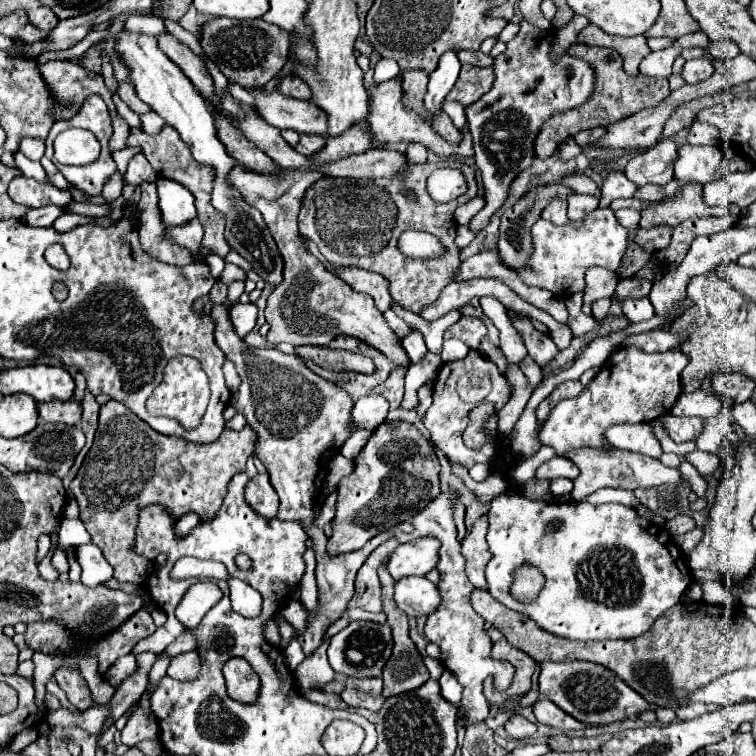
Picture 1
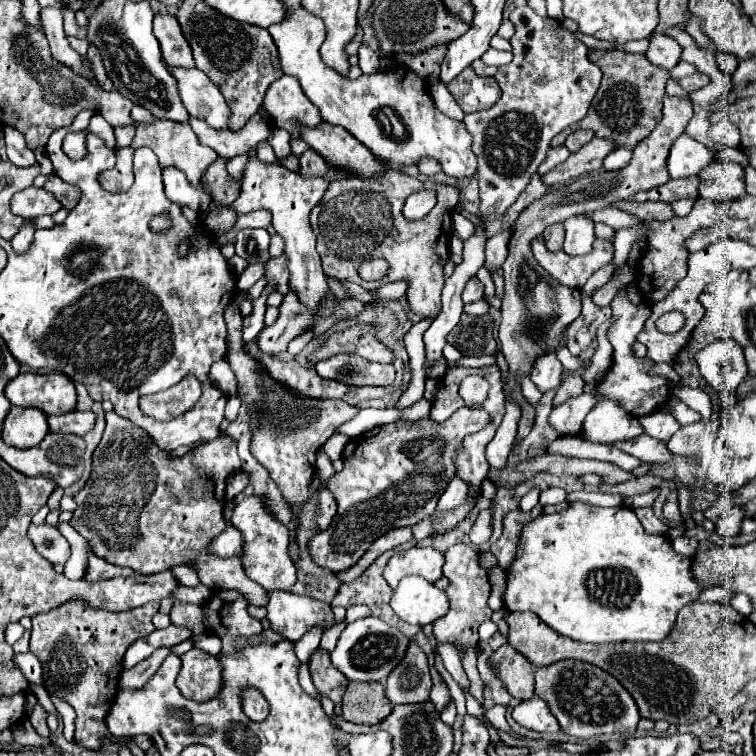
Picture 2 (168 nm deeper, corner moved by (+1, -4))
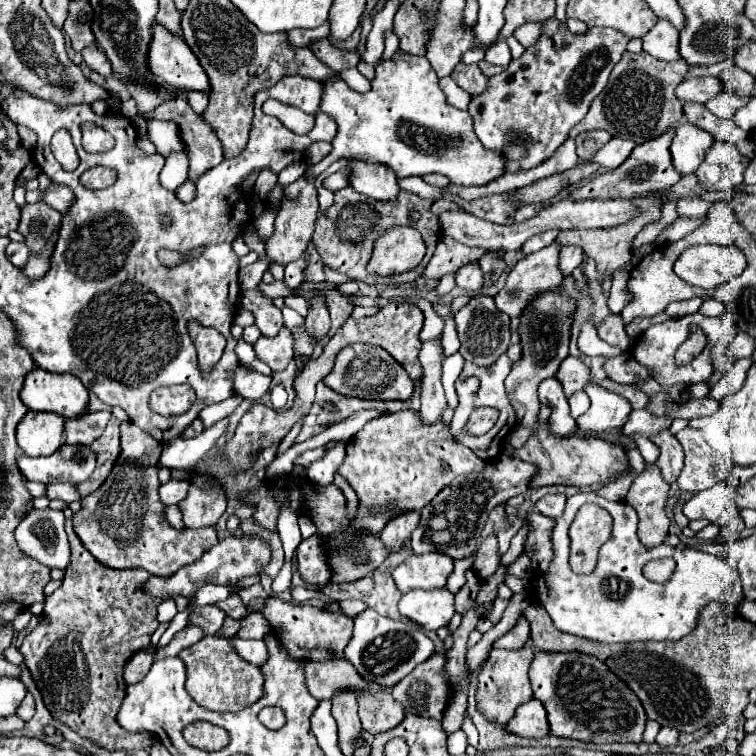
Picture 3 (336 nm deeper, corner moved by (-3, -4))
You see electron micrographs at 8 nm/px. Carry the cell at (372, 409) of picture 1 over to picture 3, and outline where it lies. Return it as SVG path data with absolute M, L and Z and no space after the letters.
M338 442L324 454L324 458L320 458L308 466L308 478L318 486L332 484L334 474L340 468L342 460L344 460L344 444Z

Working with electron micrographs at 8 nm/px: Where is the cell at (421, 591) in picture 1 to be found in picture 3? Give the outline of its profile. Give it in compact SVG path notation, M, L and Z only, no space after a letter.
M414 588L400 600L400 614L420 624L424 630L438 630L454 616L454 594L446 588Z

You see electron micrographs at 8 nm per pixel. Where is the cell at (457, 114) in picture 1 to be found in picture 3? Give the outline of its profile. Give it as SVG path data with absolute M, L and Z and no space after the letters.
M450 76L440 80L440 88L442 88L442 92L446 94L446 102L448 102L450 106L454 106L454 108L458 108L458 110L466 110L466 108L468 108L468 104L470 104L472 98L468 98L468 92L464 92L462 88L458 88L458 86L450 80Z

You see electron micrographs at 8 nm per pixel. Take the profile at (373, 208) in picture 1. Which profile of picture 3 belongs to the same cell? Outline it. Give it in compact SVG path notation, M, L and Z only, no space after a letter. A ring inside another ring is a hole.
M342 188L338 192L334 192L334 204L318 214L316 218L316 228L314 228L314 234L312 234L312 242L324 262L326 268L332 268L352 280L360 280L360 282L366 282L366 284L386 284L386 286L400 286L404 282L412 282L414 280L414 274L416 272L404 272L404 274L396 274L396 276L390 276L390 278L378 278L378 276L372 276L366 272L366 264L372 256L372 248L374 248L374 240L378 240L388 228L392 226L412 226L416 228L422 238L424 238L424 244L426 244L426 256L422 260L422 264L428 264L428 260L432 258L434 250L436 250L436 244L442 236L440 232L440 222L438 222L438 216L432 214L432 204L434 200L424 200L416 194L410 194L410 192L404 192L400 190L400 194L394 198L394 200L372 200L368 196L362 196L360 192L356 192L354 188ZM410 210L418 210L420 212L420 220L410 220L408 218L408 212Z

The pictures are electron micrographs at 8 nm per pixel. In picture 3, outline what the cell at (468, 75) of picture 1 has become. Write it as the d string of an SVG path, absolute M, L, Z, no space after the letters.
M458 64L454 70L452 70L452 80L462 88L466 90L472 98L478 98L486 86L488 86L488 78L480 72L478 66L464 66L464 64Z

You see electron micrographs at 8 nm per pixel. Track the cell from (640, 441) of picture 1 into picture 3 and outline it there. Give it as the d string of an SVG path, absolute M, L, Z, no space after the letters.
M588 384L584 392L590 398L590 408L580 420L576 420L578 428L584 432L604 432L604 430L614 430L614 428L624 428L630 414L632 414L632 404L624 396L610 392L602 388L600 384Z

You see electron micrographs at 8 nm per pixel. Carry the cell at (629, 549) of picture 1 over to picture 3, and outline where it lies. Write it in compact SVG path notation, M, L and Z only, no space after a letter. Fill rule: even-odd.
M594 490L578 492L578 494L568 498L564 514L554 518L554 528L552 528L552 536L550 536L554 556L550 560L550 566L548 566L548 570L544 570L542 574L534 575L530 580L532 600L546 608L546 612L550 614L550 618L558 630L574 634L574 636L588 638L588 640L606 642L606 644L610 644L610 642L636 642L636 640L644 640L644 642L646 640L680 640L682 636L692 632L692 628L696 626L696 616L704 604L708 604L712 600L732 604L732 606L738 604L738 600L742 598L742 584L740 584L740 576L738 576L736 568L730 568L728 562L724 562L712 554L694 550L694 548L678 550L678 548L672 548L668 544L660 544L656 548L646 548L638 540L636 526L638 526L636 510L632 510L630 504L626 504L626 502L608 502L600 496L596 496ZM588 502L594 502L594 504L602 506L604 510L608 510L608 514L614 518L614 528L612 528L610 538L602 544L602 548L598 552L596 570L588 576L582 576L582 574L574 574L570 570L570 564L568 564L568 554L570 554L568 530L570 530L570 524L576 516L578 508L588 504ZM666 556L676 560L676 570L674 570L672 578L664 584L650 582L642 574L642 568L646 566L646 562L656 560L656 558L666 558Z

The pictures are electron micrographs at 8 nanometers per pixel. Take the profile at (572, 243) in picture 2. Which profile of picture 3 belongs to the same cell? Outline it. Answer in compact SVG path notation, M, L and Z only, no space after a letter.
M564 246L560 250L560 270L564 276L572 274L574 268L582 262L584 258L584 248L582 246Z

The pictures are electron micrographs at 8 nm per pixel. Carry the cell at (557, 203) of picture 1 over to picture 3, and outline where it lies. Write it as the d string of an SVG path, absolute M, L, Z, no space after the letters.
M552 242L548 248L542 248L534 256L520 260L508 274L506 286L494 296L496 308L508 316L518 316L520 308L524 308L524 304L528 304L528 300L532 300L532 296L536 296L536 292L544 292L548 288L558 286L564 280L564 276L560 274L560 266L558 266L560 264L560 248L562 248L562 244Z

